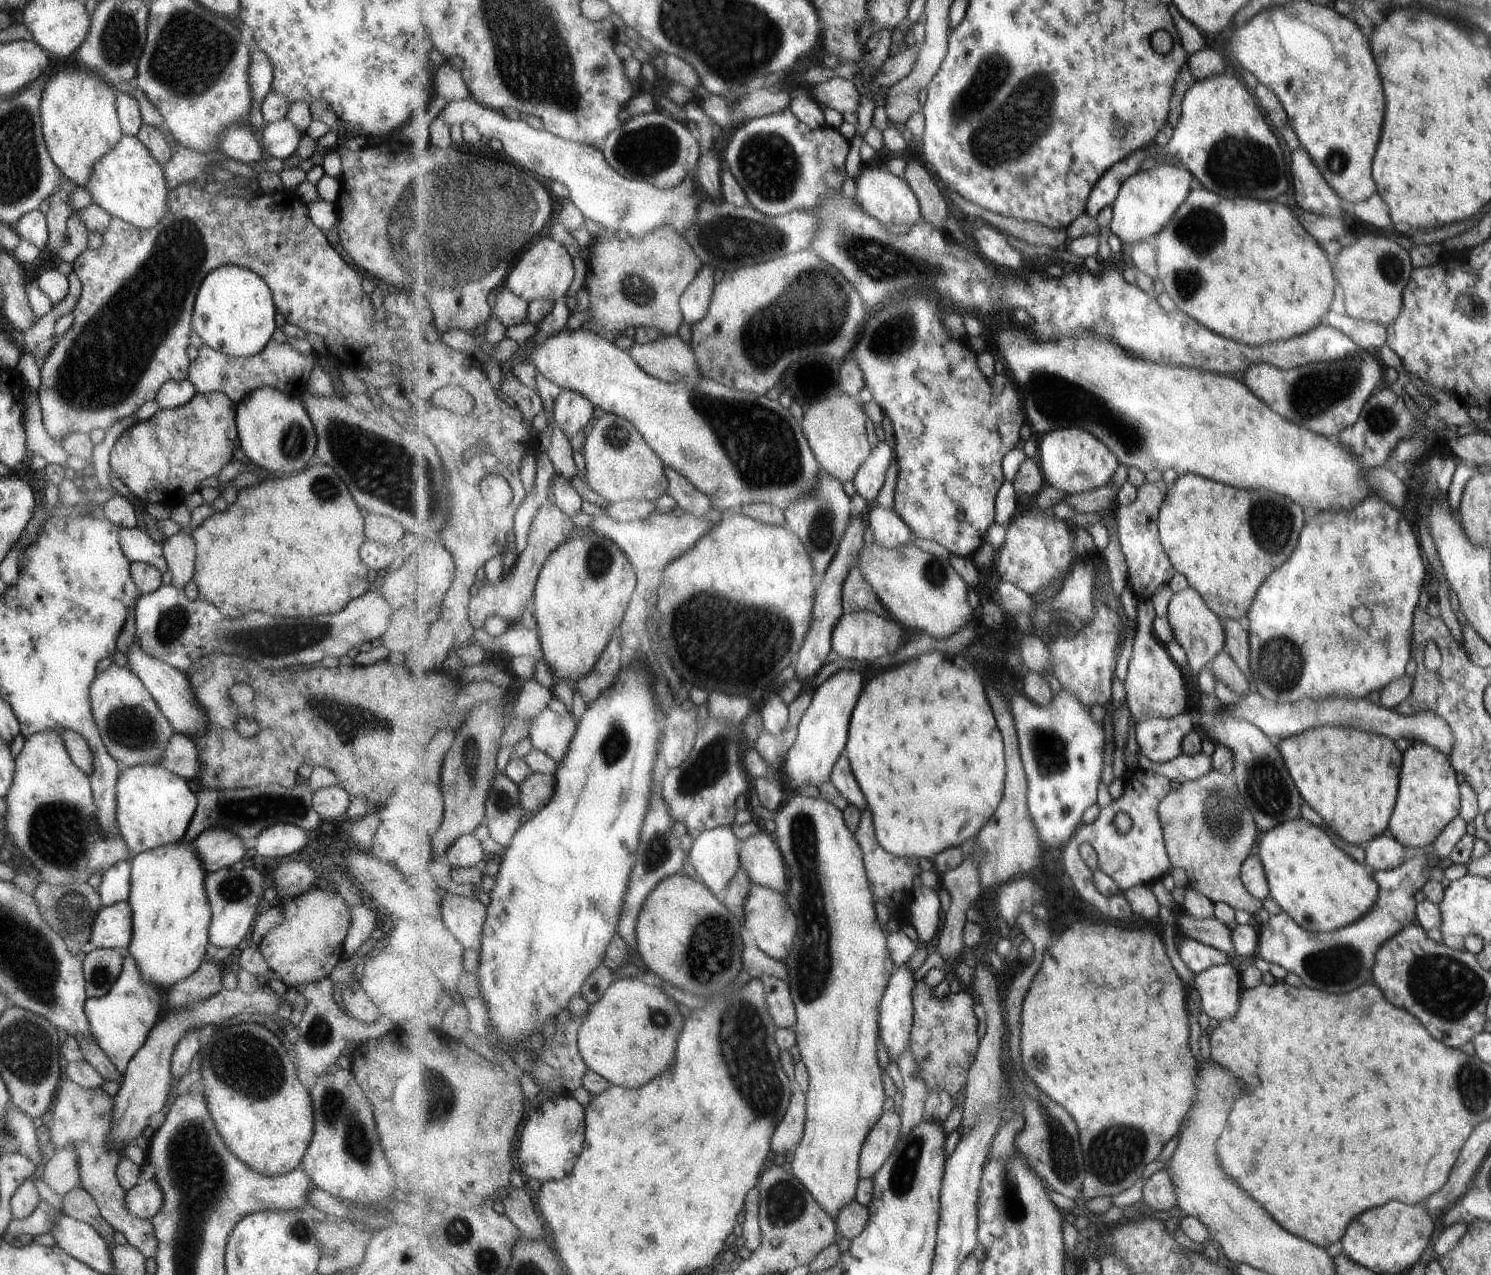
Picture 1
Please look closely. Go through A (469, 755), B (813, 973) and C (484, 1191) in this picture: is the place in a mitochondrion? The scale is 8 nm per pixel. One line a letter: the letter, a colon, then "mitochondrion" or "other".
A: mitochondrion
B: mitochondrion
C: other

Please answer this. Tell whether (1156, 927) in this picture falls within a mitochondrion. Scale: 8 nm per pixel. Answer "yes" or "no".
no

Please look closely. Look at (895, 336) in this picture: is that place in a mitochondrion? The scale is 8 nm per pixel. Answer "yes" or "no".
yes

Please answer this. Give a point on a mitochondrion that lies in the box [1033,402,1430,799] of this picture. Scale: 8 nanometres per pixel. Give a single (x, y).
(1280, 665)

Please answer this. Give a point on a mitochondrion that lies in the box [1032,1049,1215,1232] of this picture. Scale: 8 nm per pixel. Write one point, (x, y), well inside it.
(1116, 1153)

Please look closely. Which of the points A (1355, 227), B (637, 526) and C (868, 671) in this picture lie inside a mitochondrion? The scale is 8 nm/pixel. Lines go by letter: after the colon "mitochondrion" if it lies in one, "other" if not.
A: other
B: other
C: other

